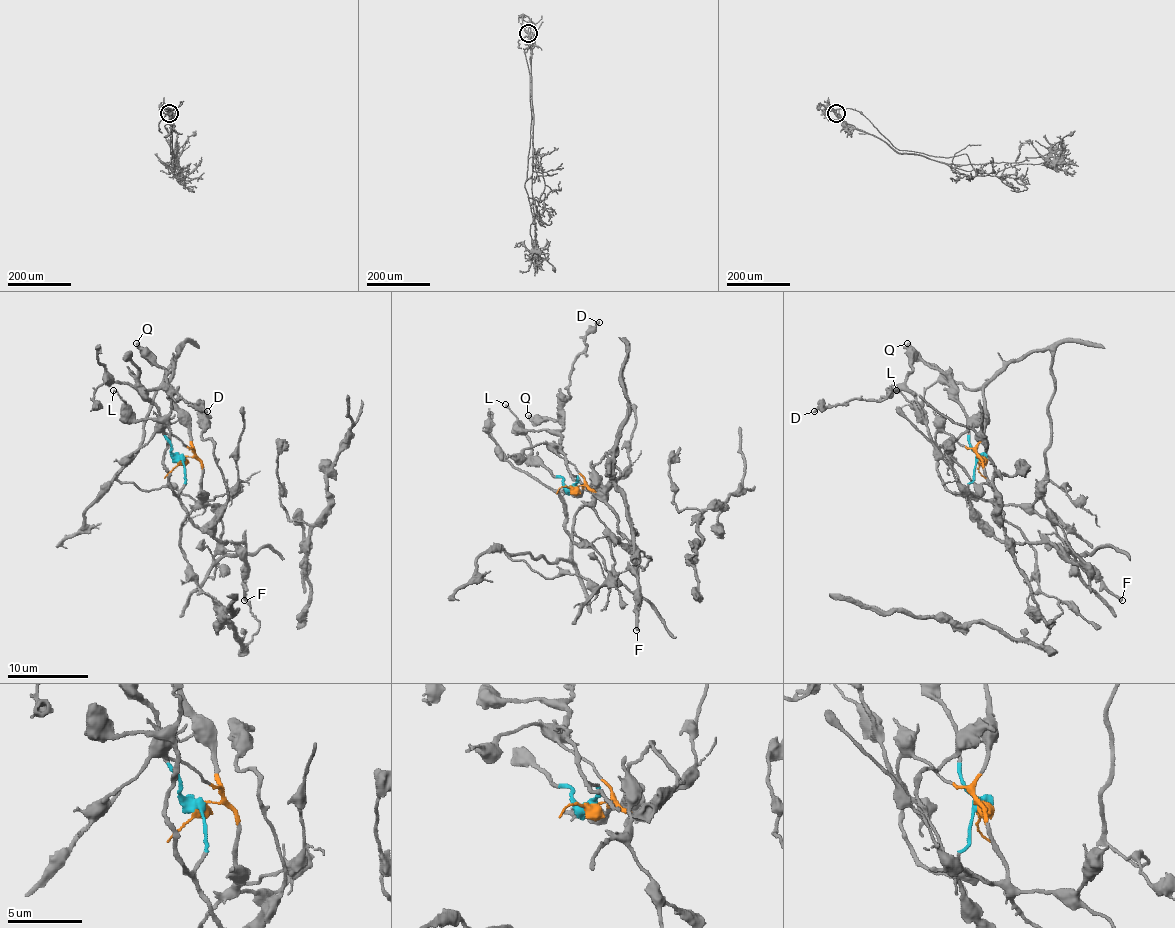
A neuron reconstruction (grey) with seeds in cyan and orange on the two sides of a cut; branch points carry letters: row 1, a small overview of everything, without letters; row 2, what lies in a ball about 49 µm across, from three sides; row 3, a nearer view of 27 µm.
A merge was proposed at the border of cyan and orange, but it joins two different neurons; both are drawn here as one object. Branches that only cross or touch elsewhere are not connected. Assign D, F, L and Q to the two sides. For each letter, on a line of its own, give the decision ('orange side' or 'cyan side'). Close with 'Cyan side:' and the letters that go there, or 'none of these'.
D: cyan side
F: cyan side
L: cyan side
Q: cyan side
Cyan side: D, F, L, Q

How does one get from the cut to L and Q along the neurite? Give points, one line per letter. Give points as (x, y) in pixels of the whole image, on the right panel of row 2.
L: (980, 458), (976, 462), (974, 480), (962, 495), (954, 495), (939, 474), (937, 448), (929, 428), (897, 389)
Q: (980, 458), (970, 484), (954, 495), (905, 383), (907, 342)

